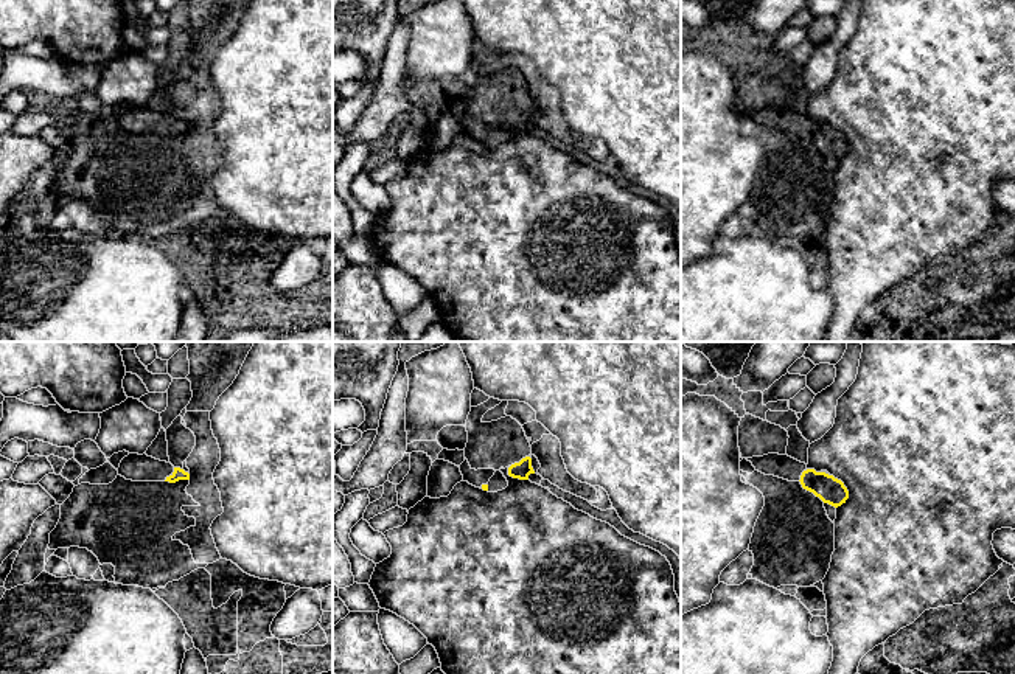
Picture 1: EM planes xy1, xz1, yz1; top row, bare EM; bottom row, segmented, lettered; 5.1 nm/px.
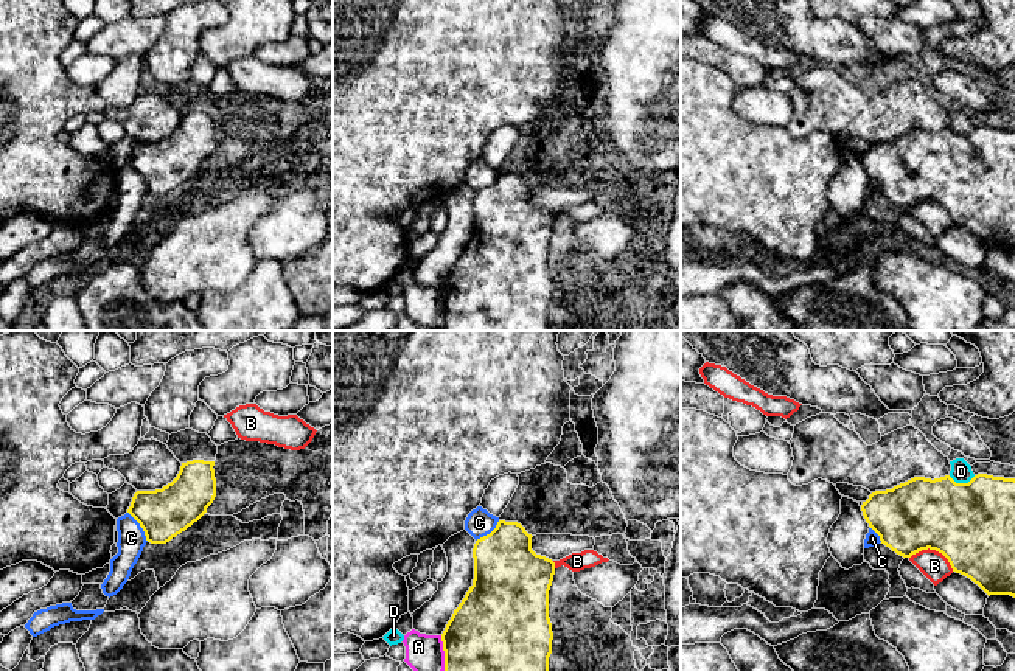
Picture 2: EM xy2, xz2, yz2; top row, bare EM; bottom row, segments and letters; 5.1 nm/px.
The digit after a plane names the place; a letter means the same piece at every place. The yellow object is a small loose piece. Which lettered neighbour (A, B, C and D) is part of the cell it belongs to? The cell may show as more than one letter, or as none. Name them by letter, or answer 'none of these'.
none of these

